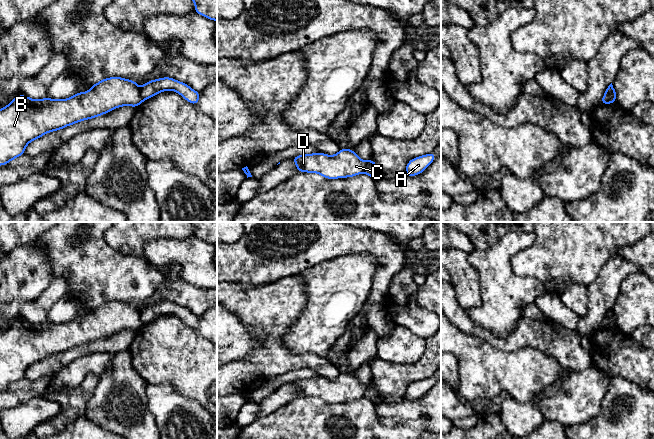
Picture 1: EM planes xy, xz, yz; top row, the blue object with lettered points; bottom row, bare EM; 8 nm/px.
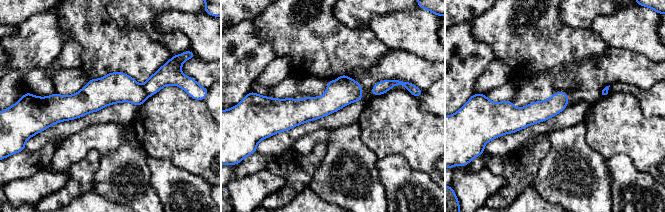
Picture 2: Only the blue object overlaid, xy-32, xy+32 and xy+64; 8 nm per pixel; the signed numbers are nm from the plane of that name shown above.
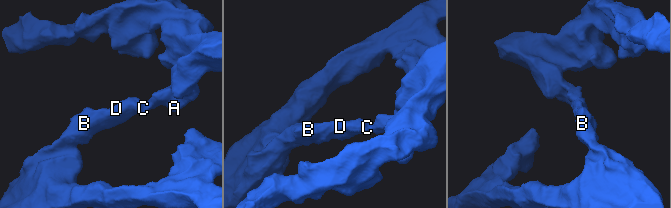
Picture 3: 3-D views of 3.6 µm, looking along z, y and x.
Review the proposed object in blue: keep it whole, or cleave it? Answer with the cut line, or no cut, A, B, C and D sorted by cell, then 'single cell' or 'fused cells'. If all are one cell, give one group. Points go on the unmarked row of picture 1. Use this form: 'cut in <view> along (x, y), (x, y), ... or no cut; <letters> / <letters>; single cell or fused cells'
cut in xy along (139, 312), (139, 317), (143, 324); A / B C D; fused cells

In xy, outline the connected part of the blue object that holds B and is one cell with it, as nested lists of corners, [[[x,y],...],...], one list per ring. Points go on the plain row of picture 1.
[[[117,300],[102,303],[91,309],[89,315],[76,317],[68,323],[54,324],[45,321],[42,324],[34,324],[21,318],[6,331],[0,332],[0,390],[23,379],[28,367],[48,356],[93,343],[125,329],[137,332],[143,325],[136,305]]]

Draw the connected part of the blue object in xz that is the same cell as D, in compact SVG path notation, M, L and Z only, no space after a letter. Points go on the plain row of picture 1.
M340 373L333 380L324 377L298 379L292 384L297 396L321 398L327 403L354 401L365 397L368 385L360 383L352 373Z

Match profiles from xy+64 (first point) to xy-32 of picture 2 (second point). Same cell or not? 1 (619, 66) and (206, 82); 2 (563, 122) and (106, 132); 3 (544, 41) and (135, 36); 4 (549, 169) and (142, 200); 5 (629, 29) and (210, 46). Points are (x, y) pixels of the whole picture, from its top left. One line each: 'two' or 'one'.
1: one
2: two
3: one
4: one
5: one

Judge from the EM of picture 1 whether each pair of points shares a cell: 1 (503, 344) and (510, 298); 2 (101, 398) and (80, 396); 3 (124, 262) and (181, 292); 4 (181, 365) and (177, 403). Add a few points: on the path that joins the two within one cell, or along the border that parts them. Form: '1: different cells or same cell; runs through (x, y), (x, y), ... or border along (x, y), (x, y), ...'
1: different cells; border along (520, 320), (506, 337), (497, 337), (483, 328)
2: different cells; border along (99, 378), (95, 390), (88, 400), (84, 415)
3: different cells; border along (165, 277), (164, 281), (148, 300)
4: different cells; border along (156, 384), (170, 384), (179, 393), (199, 404)

